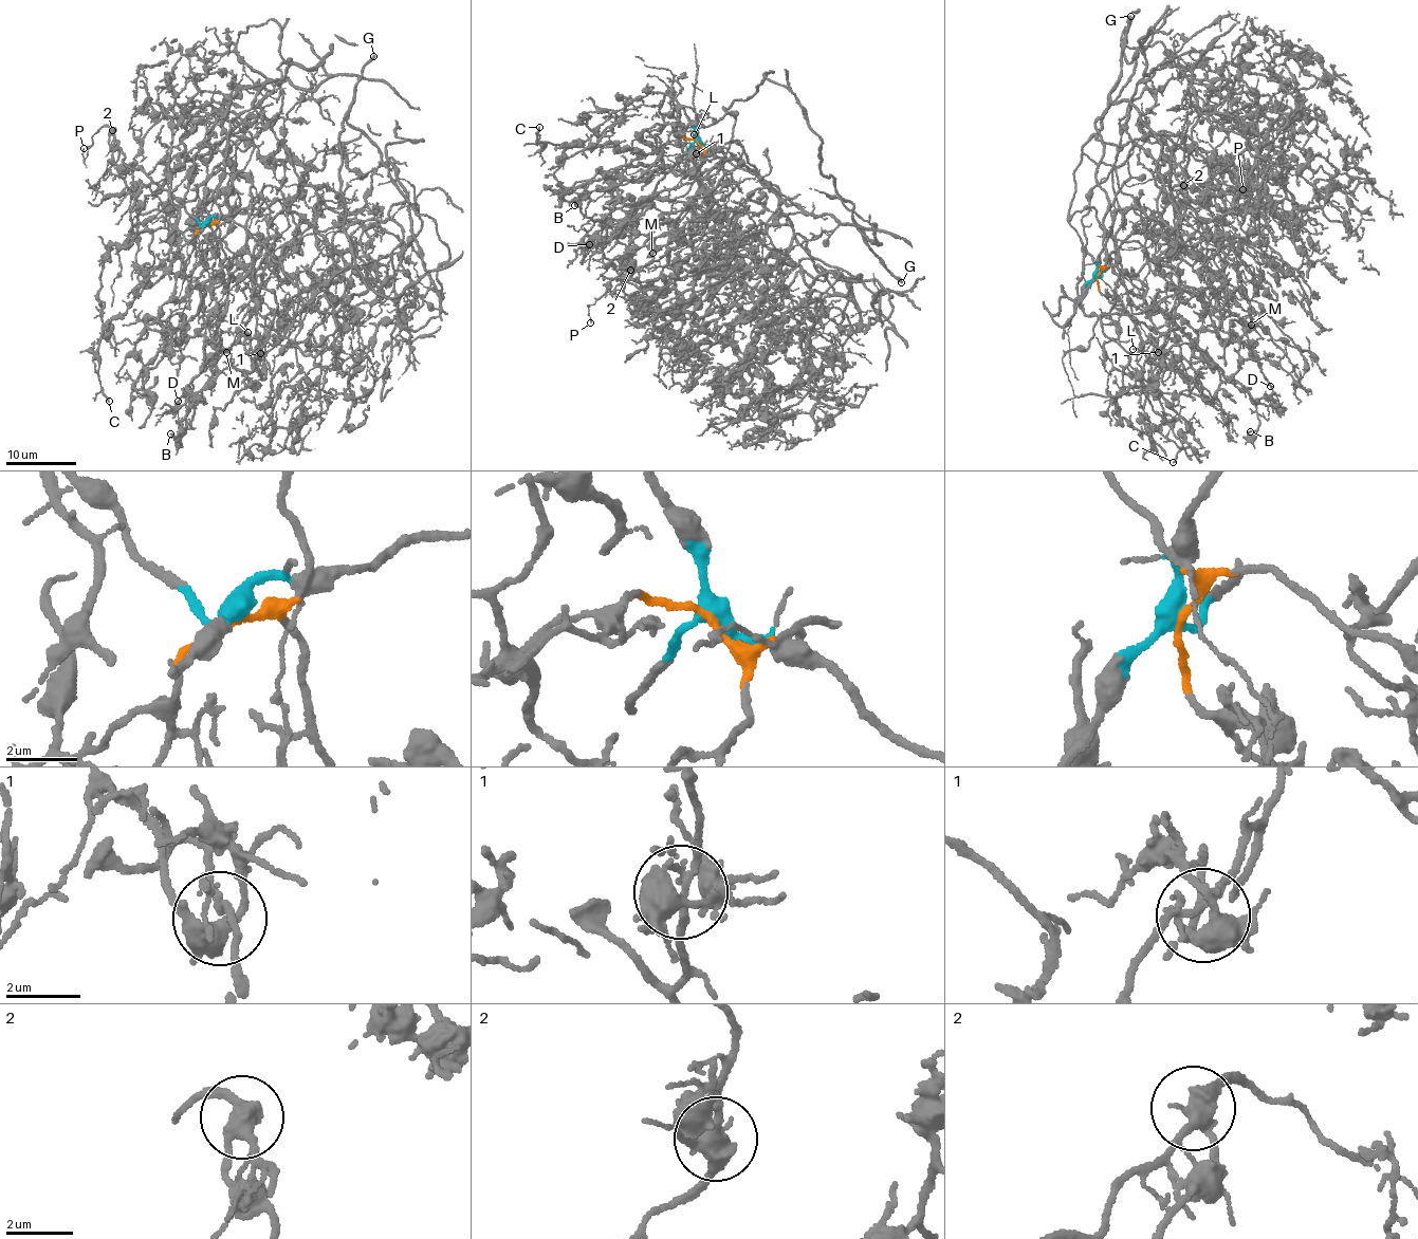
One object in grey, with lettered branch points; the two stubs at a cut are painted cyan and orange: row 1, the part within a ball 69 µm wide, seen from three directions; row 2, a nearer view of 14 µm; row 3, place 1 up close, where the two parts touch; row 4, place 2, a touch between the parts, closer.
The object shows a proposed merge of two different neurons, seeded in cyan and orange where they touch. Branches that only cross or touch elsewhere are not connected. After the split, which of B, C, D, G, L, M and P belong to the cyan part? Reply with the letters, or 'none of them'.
P

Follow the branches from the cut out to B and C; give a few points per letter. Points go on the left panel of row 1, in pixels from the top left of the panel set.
B: (206, 224), (294, 330), (283, 338), (247, 309), (196, 375), (184, 436), (170, 433)
C: (206, 224), (224, 281), (210, 276), (183, 325), (151, 317), (144, 339), (106, 338), (104, 326), (109, 401)

